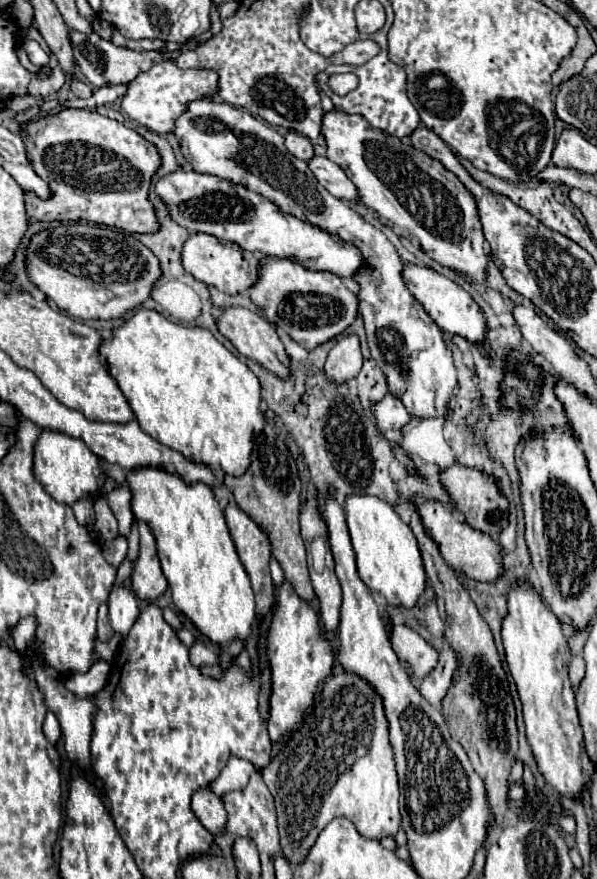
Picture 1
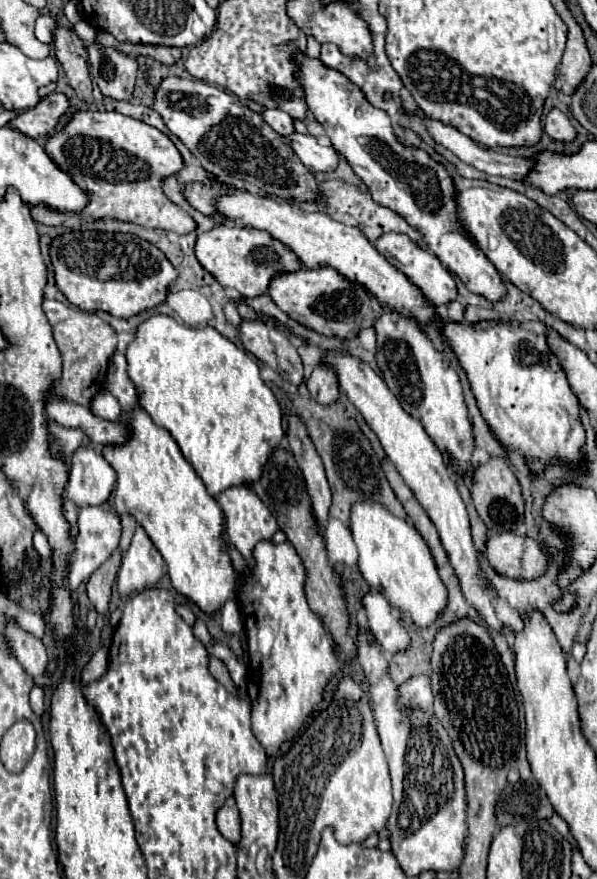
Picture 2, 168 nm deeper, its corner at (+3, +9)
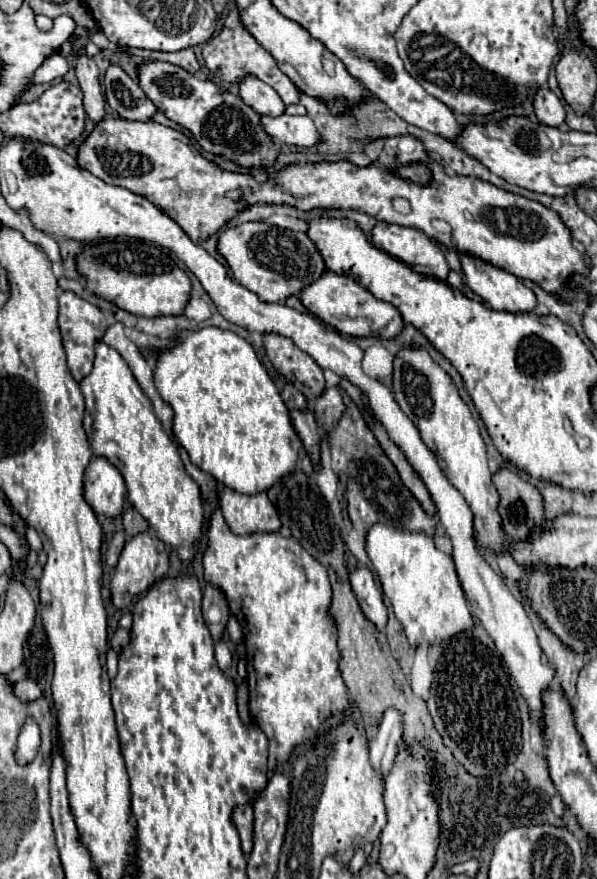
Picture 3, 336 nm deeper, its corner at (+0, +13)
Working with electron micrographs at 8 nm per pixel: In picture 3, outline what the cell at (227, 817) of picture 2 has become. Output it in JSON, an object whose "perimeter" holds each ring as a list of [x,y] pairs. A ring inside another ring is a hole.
{"perimeter":[[[242,805],[234,809],[234,823],[238,827],[240,839],[242,839],[242,851],[248,855],[252,851],[252,839],[254,839],[254,813],[250,805]]]}

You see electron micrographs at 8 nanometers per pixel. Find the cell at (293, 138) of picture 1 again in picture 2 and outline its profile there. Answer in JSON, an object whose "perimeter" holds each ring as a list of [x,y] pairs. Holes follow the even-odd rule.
{"perimeter":[[[265,109],[265,111],[263,111],[263,119],[265,119],[279,135],[283,135],[283,137],[295,133],[293,119],[291,119],[285,111],[281,111],[281,109]]]}

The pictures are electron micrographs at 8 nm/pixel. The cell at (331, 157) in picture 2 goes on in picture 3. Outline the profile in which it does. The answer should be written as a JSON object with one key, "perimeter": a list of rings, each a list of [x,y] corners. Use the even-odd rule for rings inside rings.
{"perimeter":[[[282,113],[278,117],[260,115],[260,121],[262,129],[266,129],[268,135],[274,135],[288,145],[310,147],[322,139],[308,115],[288,115],[288,113]]]}

